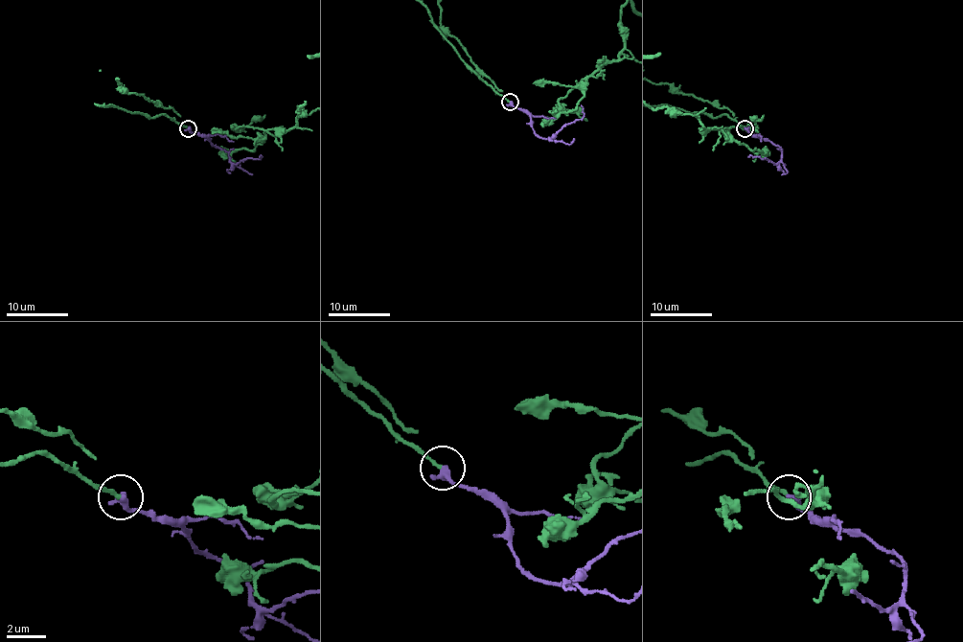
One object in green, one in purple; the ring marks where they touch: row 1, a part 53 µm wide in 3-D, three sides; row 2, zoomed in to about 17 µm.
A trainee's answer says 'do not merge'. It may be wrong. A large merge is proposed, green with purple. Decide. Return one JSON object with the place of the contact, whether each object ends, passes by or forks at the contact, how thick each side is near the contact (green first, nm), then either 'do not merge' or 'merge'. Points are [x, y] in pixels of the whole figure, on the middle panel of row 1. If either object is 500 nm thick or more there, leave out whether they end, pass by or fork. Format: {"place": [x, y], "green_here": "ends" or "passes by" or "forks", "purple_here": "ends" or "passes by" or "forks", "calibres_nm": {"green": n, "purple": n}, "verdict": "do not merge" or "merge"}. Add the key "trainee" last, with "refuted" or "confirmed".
{"place": [510, 102], "green_here": "ends", "purple_here": "ends", "calibres_nm": {"green": 190, "purple": 420}, "verdict": "merge", "trainee": "refuted"}

